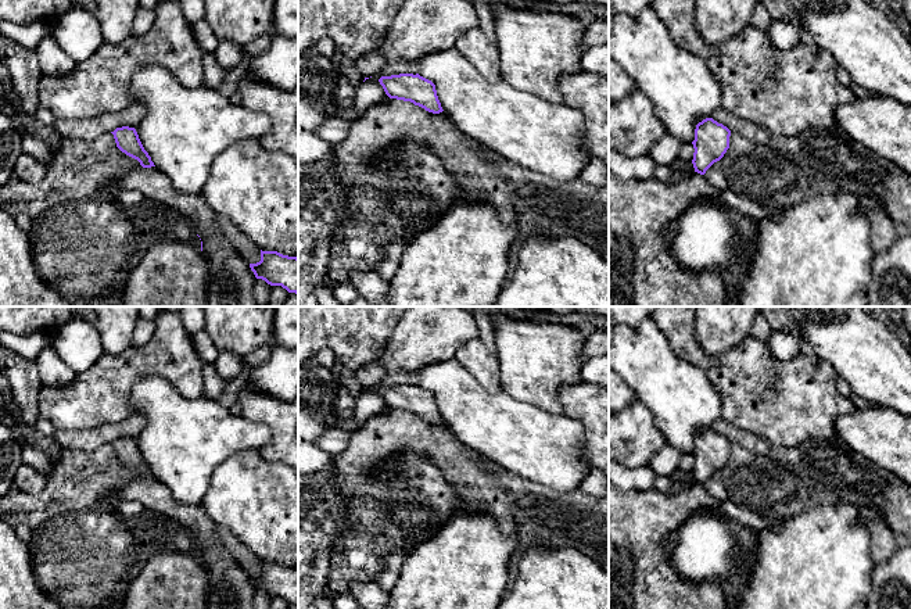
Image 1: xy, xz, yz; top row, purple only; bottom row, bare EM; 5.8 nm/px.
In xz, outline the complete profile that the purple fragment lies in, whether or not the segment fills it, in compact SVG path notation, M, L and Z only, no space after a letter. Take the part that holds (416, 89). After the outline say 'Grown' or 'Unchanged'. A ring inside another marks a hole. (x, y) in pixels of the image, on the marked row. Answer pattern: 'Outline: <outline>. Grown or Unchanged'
Outline: M399 74L379 79L390 98L410 101L428 112L442 112L435 85L419 74Z. Unchanged

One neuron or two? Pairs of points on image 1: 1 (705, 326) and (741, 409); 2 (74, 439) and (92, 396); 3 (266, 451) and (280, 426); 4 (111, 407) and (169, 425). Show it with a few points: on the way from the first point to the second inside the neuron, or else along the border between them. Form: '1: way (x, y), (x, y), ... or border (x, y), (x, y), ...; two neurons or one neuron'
1: border (693, 333), (712, 355), (745, 337); two neurons
2: border (92, 427), (56, 430); two neurons
3: way (272, 445), (280, 437), (280, 432); one neuron
4: border (136, 382), (131, 390), (132, 414); two neurons

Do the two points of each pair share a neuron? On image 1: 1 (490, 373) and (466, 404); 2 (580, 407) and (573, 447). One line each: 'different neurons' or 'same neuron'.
1: different neurons
2: different neurons

